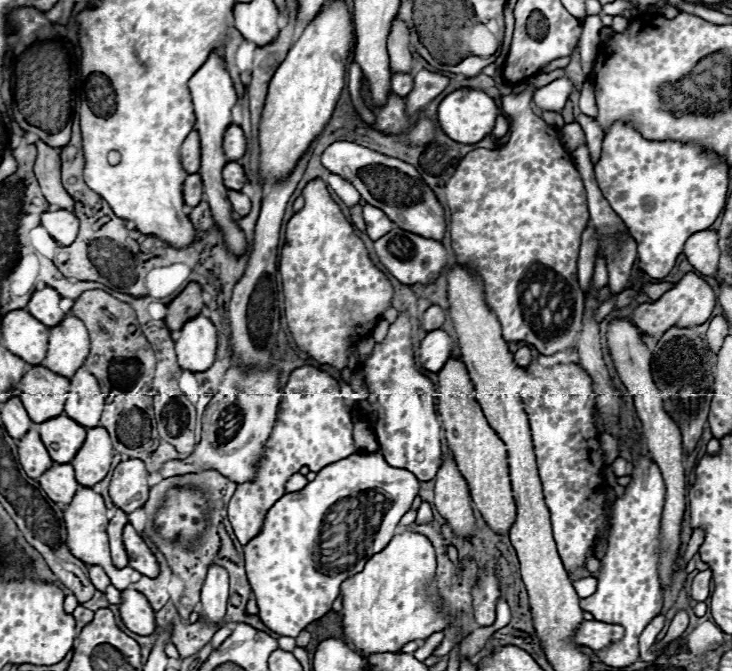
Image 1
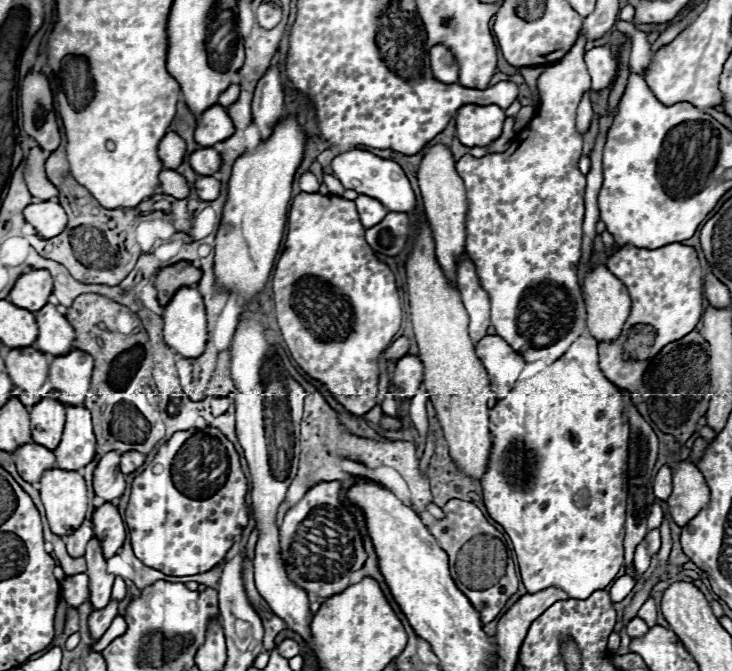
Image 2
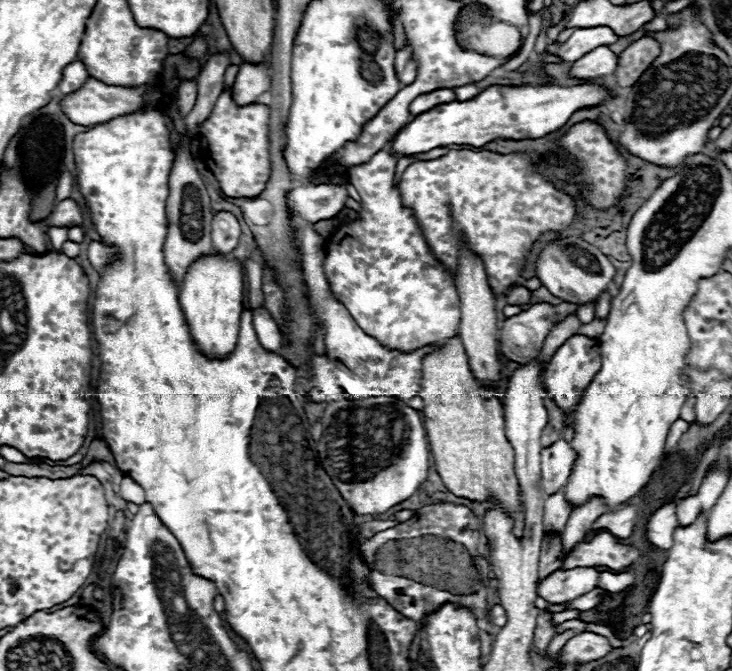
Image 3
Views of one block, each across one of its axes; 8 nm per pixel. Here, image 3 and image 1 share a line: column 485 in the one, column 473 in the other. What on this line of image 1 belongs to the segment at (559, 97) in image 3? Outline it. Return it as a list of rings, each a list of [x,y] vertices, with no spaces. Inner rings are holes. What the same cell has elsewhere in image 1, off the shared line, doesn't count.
[[[460,88],[448,94],[438,106],[438,122],[442,130],[462,144],[484,140],[492,132],[498,114],[500,110],[488,94],[470,88]]]

